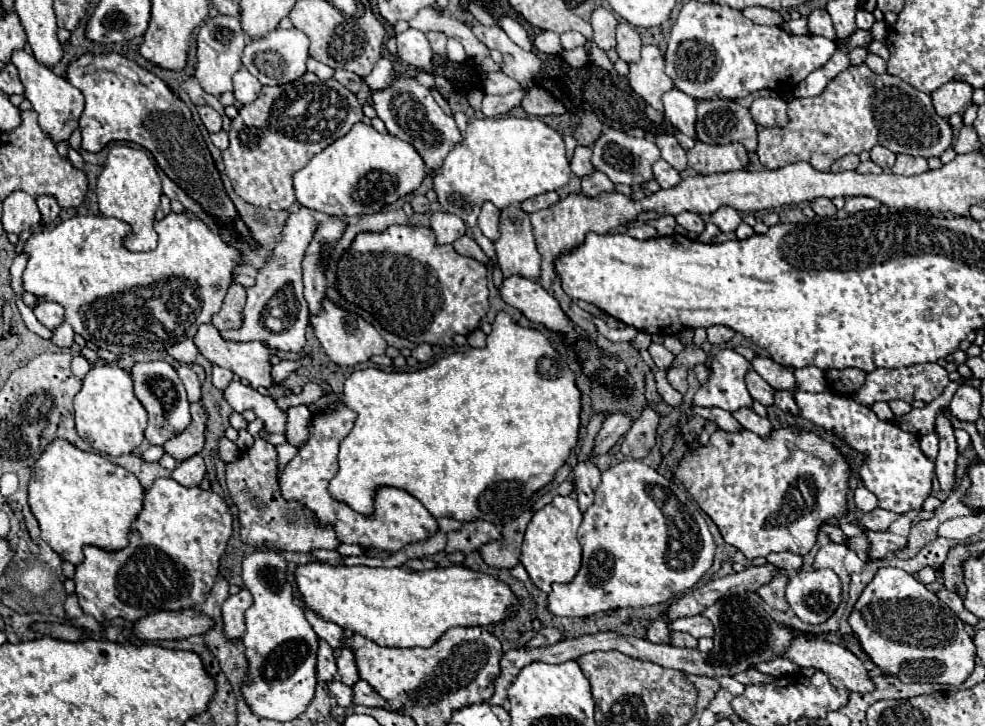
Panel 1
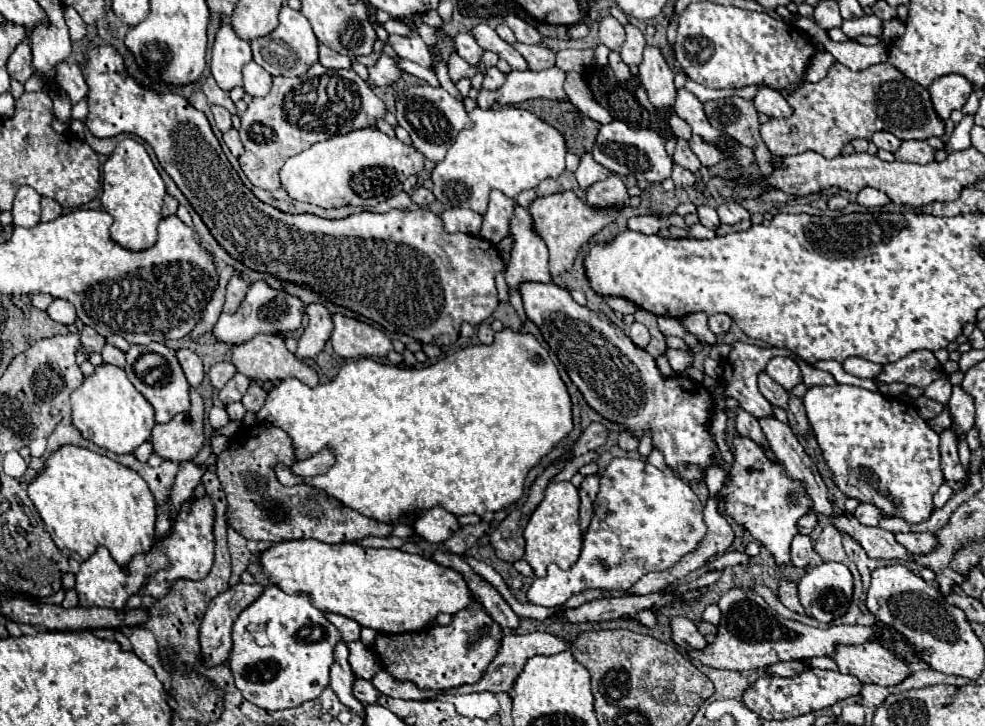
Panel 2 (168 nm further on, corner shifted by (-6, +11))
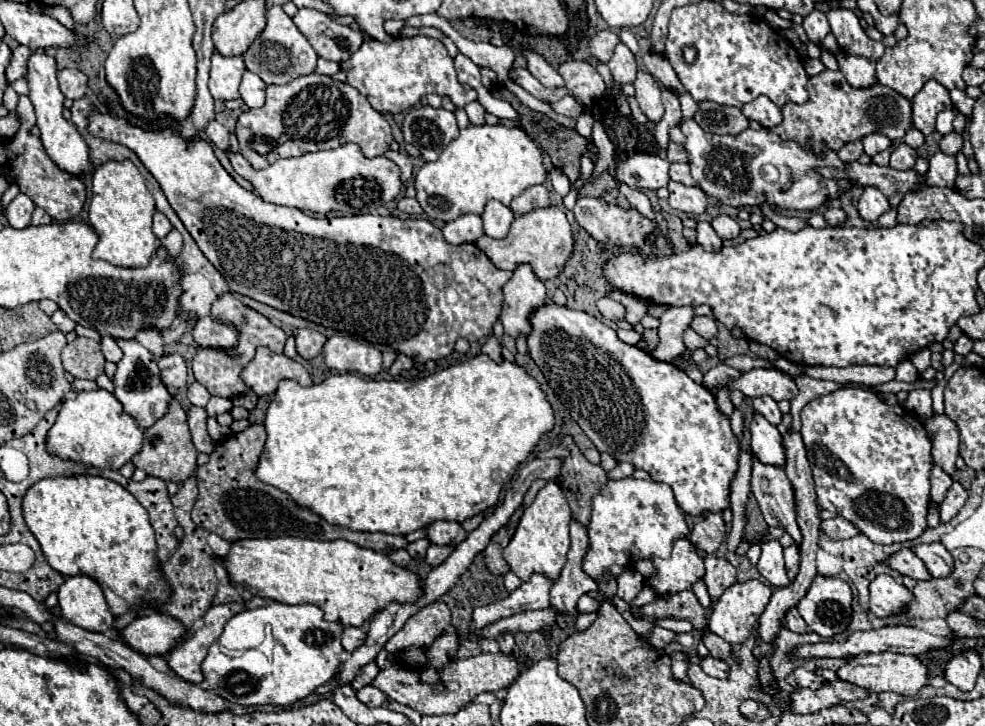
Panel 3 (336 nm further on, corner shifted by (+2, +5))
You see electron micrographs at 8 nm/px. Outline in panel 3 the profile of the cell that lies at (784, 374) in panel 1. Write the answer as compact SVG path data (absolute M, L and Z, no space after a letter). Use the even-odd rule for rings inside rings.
M751 369L741 373L741 377L729 387L739 389L747 397L769 395L775 401L791 401L797 395L795 381L777 369Z

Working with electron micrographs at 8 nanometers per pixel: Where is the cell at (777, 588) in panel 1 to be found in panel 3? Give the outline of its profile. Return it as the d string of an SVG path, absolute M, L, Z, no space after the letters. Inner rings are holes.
M789 609L787 611L787 617L785 617L785 625L795 631L795 633L807 633L807 623L803 621L803 617L799 617L799 611L797 609Z

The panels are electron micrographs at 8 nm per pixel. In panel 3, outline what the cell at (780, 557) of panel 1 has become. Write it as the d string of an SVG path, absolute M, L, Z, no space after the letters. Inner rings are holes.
M791 545L785 549L785 569L791 581L795 581L795 575L799 571L799 549L797 545Z

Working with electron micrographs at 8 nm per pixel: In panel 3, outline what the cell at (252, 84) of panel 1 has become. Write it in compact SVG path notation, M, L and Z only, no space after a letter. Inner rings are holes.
M245 71L239 93L247 107L261 107L265 103L265 89L267 85L261 81L261 77L257 77L251 71Z

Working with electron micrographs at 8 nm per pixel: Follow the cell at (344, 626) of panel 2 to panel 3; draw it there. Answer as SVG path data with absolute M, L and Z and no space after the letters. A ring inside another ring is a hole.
M347 627L343 631L343 647L345 647L345 651L355 651L357 647L361 647L363 641L365 641L365 637L367 637L367 633L363 629L359 629L359 627Z

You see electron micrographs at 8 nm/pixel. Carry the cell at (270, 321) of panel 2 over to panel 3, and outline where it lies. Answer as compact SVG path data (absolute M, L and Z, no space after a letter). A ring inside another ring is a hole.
M201 317L193 327L193 339L199 347L235 347L237 331L211 317Z

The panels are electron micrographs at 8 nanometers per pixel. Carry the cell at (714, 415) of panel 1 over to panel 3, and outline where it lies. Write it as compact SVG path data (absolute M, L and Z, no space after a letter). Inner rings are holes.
M753 455L751 493L759 503L765 523L769 527L783 527L799 547L803 537L795 521L795 501L793 501L791 483L787 481L785 471L773 465L763 465Z

